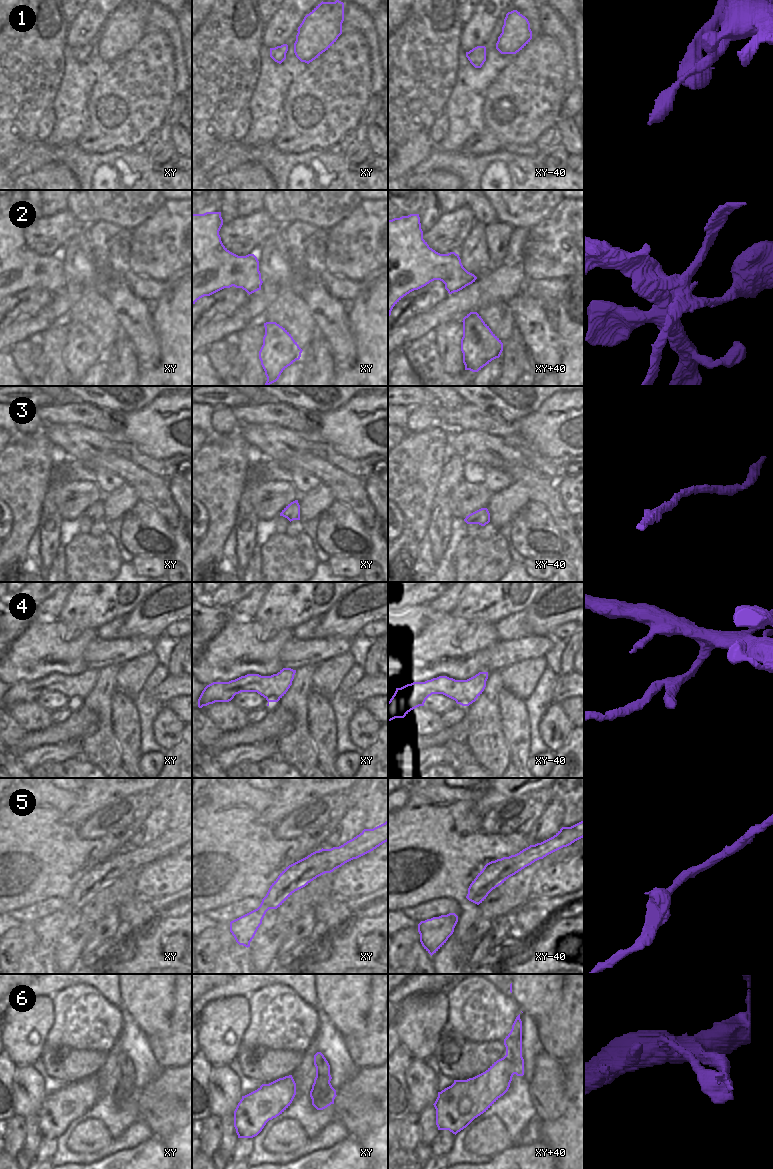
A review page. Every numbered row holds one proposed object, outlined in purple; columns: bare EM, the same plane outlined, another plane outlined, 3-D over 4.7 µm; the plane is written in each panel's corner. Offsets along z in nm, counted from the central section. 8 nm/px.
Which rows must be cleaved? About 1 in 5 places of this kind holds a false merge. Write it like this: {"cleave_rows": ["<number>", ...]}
{"cleave_rows": ["2", "4"]}

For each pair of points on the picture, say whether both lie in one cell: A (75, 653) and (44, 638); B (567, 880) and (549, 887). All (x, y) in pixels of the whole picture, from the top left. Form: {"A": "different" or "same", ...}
{"A": "same", "B": "same"}

